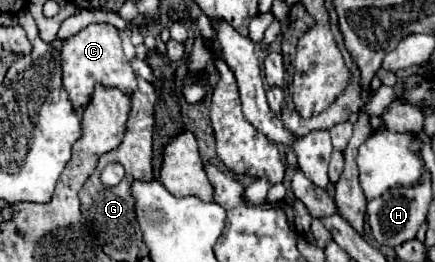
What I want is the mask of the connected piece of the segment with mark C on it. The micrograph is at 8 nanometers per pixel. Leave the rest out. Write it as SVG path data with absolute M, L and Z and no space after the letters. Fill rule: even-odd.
M89 24L75 36L63 40L61 42L61 72L63 72L63 88L67 90L71 104L75 106L77 112L83 110L91 102L95 84L117 88L127 96L131 96L137 86L135 72L121 48L119 30L113 24Z

